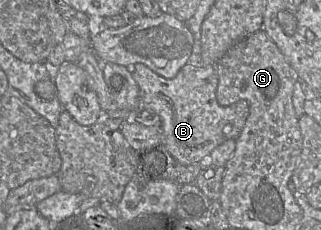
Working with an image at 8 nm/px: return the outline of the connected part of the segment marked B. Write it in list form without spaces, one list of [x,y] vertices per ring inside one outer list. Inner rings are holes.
[[[142,63],[127,68],[139,87],[141,108],[160,116],[162,144],[183,165],[198,163],[223,142],[237,139],[245,126],[250,112],[247,101],[240,100],[229,106],[221,106],[216,100],[216,66],[187,63],[172,79],[158,75]]]

